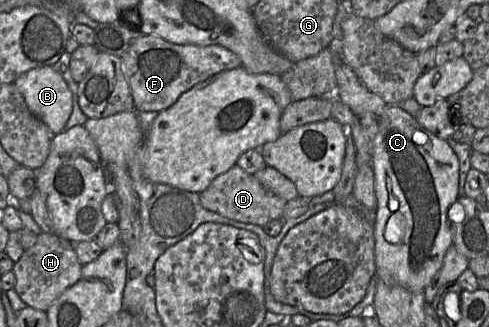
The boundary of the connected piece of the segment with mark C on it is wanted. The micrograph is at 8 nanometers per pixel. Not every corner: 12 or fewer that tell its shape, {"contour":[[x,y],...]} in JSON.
{"contour":[[377,118],[376,278],[424,292],[453,245],[459,159]]}

